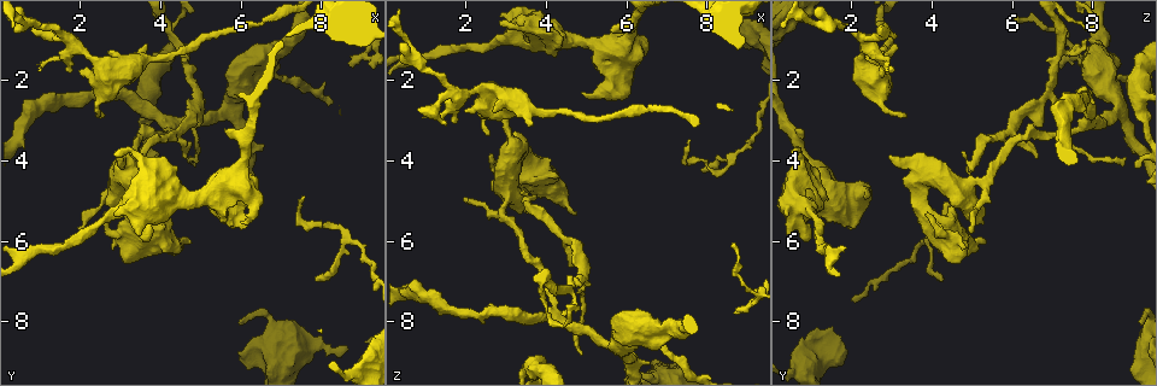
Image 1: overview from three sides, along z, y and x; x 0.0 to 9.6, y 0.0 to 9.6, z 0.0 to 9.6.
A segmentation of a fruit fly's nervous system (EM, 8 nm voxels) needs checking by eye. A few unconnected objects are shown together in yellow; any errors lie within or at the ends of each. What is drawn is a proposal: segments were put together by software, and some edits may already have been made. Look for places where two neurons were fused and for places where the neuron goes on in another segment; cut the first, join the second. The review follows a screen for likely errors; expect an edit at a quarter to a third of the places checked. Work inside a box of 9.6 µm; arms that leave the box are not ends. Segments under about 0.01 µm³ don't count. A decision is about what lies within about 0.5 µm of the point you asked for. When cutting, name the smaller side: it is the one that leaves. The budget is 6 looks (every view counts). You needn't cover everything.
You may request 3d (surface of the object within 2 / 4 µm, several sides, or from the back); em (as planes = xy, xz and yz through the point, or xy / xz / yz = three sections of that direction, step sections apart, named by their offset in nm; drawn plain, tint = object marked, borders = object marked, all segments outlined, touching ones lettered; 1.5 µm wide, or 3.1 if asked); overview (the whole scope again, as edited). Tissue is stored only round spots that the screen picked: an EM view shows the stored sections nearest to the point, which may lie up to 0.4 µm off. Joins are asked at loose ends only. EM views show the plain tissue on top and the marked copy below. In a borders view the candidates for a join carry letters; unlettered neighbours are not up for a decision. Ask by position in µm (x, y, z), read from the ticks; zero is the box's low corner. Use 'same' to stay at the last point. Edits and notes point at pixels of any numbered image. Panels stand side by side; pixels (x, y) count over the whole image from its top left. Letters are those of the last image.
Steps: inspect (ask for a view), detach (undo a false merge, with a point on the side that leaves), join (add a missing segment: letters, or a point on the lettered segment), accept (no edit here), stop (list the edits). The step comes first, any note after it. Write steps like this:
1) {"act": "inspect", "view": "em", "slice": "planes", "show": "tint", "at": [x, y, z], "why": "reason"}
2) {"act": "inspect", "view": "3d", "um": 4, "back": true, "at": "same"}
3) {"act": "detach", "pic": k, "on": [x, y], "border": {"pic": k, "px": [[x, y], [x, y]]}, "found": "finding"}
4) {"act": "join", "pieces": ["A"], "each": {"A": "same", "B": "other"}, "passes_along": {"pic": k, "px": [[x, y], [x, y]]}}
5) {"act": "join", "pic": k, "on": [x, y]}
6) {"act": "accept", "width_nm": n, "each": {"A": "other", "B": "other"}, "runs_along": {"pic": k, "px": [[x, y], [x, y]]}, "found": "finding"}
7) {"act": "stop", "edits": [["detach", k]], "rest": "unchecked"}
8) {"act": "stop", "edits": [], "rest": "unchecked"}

{"act": "inspect", "view": "em", "slice": "planes", "show": "tint", "at": [3.65, 1.10, 3.10], "why": "free end"}

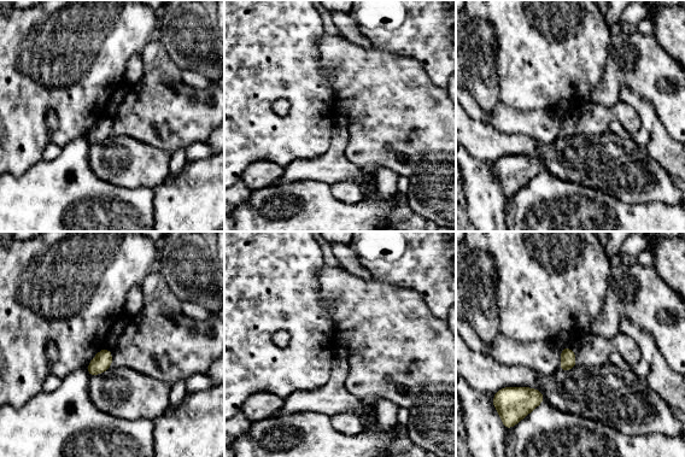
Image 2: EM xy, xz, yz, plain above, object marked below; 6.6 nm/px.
{"act": "inspect", "view": "em", "slice": "planes", "show": "borders", "at": "same", "why": "see the neighbours"}

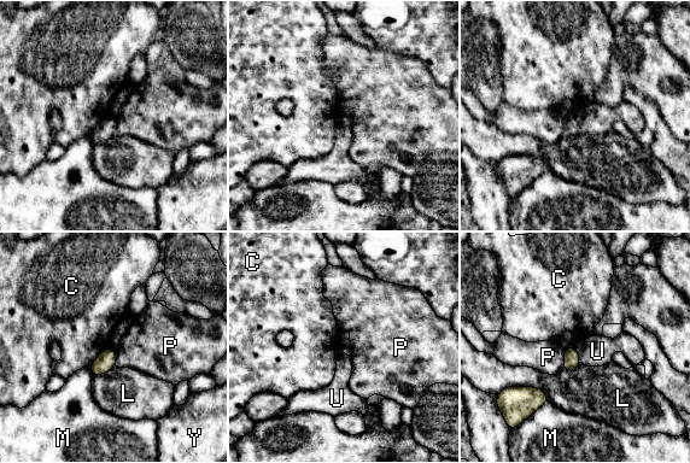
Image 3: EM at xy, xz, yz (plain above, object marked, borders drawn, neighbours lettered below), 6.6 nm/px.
{"act": "accept", "each": {"C": "other", "L": "other", "M": "other", "P": "other", "U": "other", "Y": "other"}, "border": {"pic": 3, "px": [[577, 352], [580, 362]]}, "found": "no lettered segment goes on from it"}

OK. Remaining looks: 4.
{"act": "inspect", "view": "3d", "um": 2, "at": [8.60, 1.60, 7.85], "why": "branch stops here"}

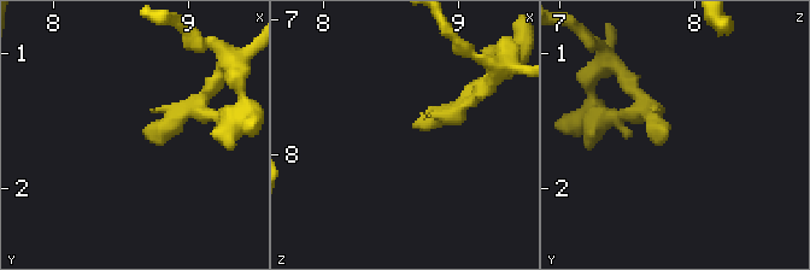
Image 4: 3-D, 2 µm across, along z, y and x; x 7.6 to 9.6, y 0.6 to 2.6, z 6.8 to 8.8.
{"act": "inspect", "view": "em", "slice": "yz", "step": 4, "show": "borders", "at": [8.66, 1.60, 7.80]}

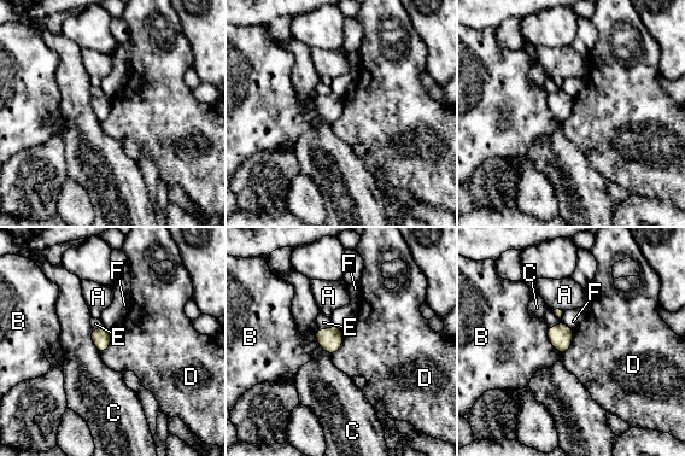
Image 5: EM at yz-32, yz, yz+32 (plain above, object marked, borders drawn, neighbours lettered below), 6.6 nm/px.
{"act": "join", "pieces": ["E"], "each": {"A": "other", "B": "other", "C": "other", "D": "other", "E": "same", "F": "other"}, "passes_along": {"pic": 5, "px": [[331, 339], [326, 329], [323, 322]]}, "found": "it goes on there"}

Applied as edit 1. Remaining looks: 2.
{"act": "stop", "edits": [["join", 5]], "rest": "unchecked"}

